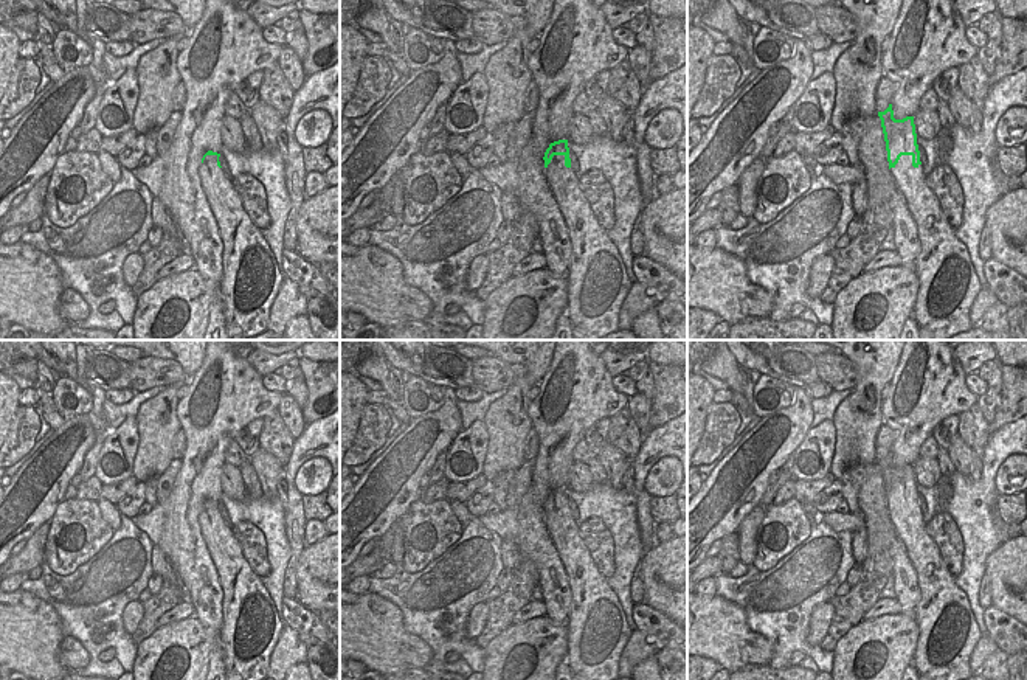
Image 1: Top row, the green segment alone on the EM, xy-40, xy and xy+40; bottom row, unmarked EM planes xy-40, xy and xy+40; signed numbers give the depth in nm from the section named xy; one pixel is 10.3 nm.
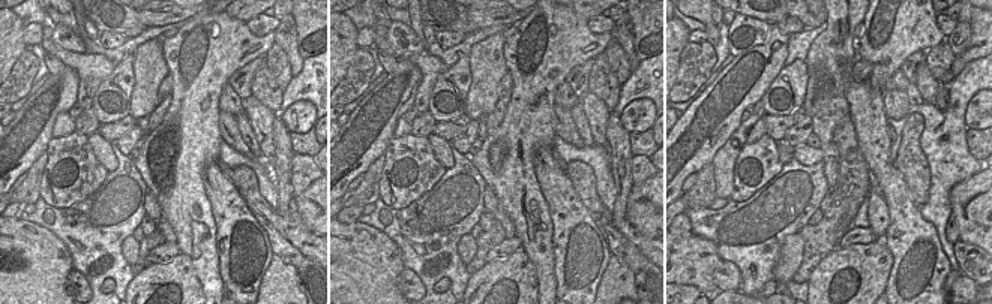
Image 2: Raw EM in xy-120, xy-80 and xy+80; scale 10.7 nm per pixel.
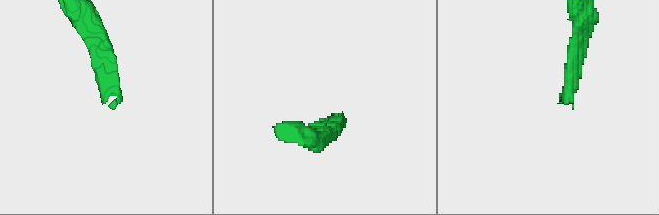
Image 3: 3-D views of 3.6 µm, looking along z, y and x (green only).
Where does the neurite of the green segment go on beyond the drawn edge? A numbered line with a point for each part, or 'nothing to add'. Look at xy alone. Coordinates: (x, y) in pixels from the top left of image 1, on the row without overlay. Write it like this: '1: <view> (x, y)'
1: xy (598, 631).

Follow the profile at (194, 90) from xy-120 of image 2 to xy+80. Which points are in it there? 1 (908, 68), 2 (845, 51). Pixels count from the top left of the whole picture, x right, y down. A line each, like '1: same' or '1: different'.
1: different
2: different

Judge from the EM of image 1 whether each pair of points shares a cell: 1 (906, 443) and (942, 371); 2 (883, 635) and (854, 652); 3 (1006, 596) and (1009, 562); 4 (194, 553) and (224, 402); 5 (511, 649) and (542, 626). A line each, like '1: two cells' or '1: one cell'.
1: one cell
2: one cell
3: one cell
4: one cell
5: one cell

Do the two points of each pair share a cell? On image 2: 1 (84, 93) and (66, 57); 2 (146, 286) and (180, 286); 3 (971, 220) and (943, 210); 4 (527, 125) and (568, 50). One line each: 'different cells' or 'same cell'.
1: same cell
2: same cell
3: different cells
4: same cell

